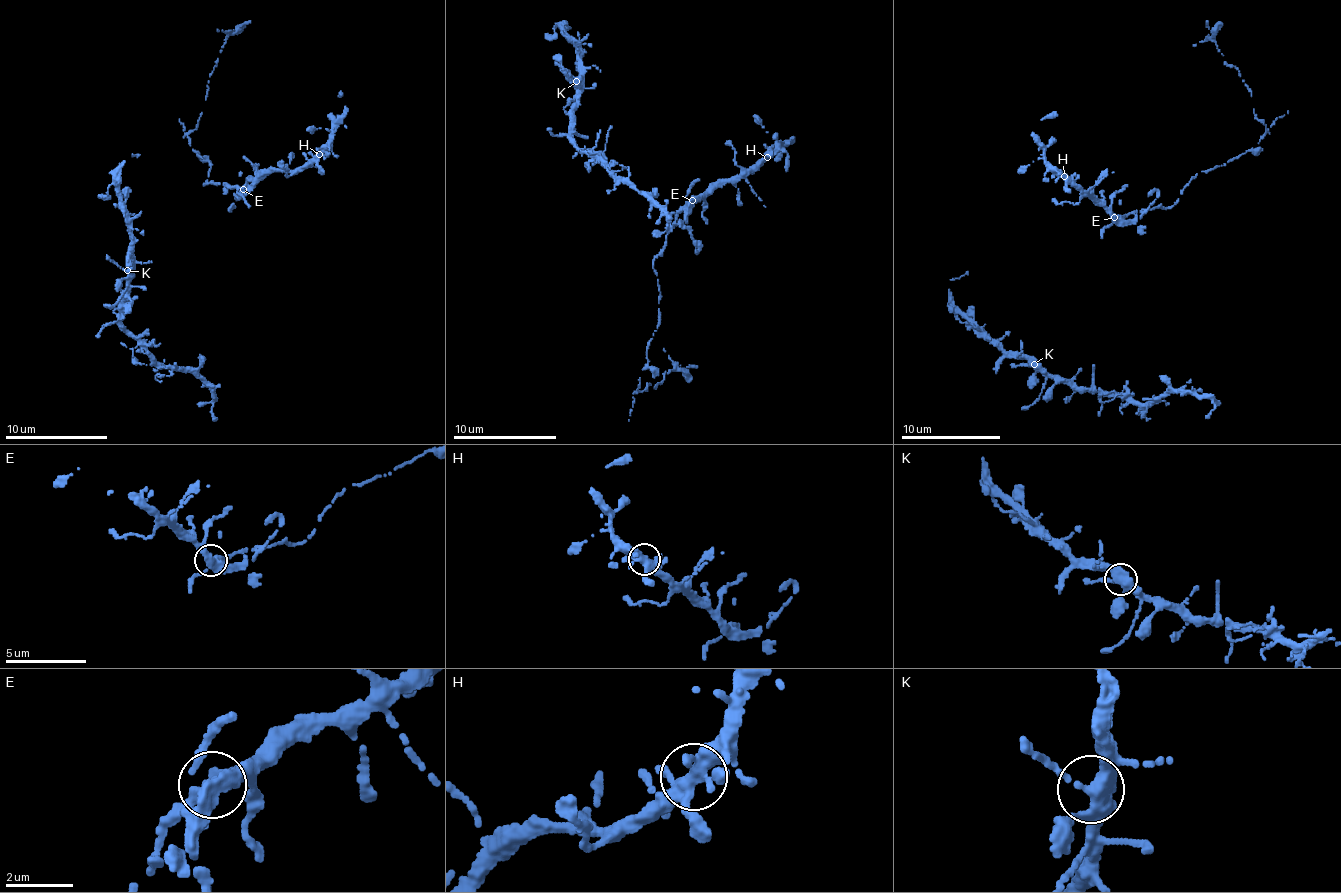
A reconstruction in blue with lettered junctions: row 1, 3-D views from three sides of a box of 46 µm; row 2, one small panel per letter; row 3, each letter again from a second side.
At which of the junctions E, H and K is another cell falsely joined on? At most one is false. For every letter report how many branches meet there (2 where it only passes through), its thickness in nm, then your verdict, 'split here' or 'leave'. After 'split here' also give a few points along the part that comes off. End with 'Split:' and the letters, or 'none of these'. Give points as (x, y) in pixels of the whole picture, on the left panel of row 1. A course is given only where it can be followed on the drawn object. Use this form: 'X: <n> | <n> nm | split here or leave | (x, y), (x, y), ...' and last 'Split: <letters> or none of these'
E: 4 | 380 nm | split here | (244, 190), (220, 182), (204, 185), (211, 163), (189, 146), (189, 136), (226, 39), (249, 21)
H: 5 | 360 nm | leave
K: 4 | 380 nm | leave
Split: E

